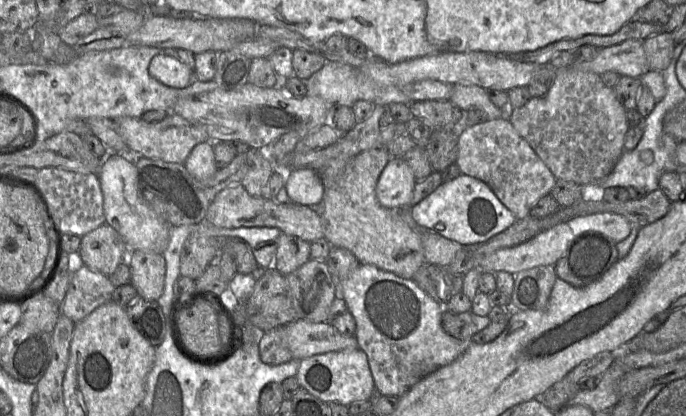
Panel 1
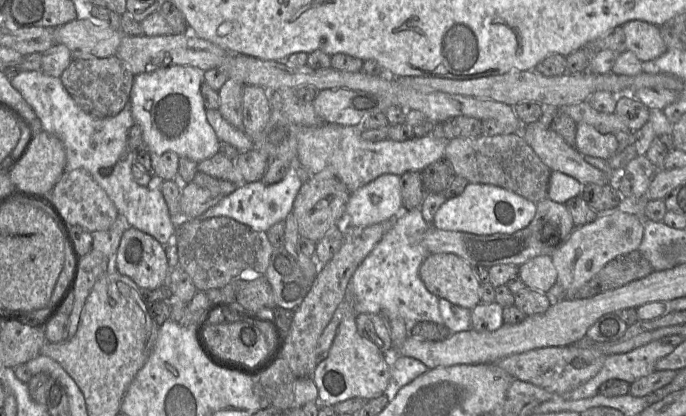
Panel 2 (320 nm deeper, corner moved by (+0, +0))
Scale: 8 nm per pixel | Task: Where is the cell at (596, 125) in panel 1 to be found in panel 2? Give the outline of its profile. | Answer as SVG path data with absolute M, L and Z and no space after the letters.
M577 123L574 147L584 157L608 160L619 150L619 142L611 133L601 133L592 125Z

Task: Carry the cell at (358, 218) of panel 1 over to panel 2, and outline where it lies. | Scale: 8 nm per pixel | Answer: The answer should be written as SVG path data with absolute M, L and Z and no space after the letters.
M431 253L419 271L426 288L436 296L472 310L480 303L480 280L474 267L451 253Z

